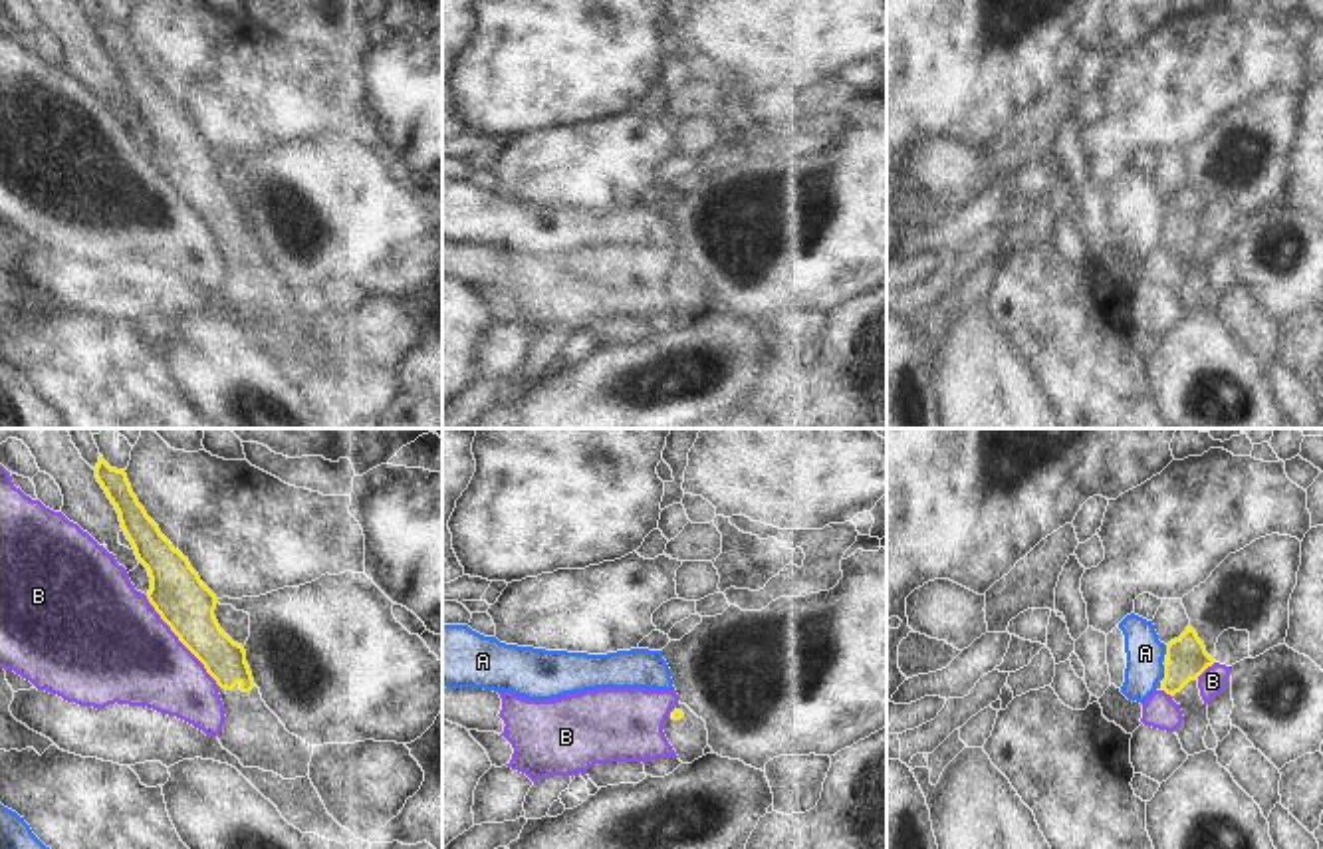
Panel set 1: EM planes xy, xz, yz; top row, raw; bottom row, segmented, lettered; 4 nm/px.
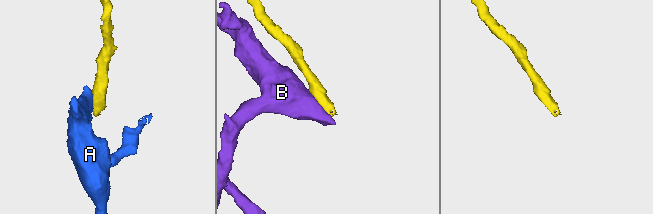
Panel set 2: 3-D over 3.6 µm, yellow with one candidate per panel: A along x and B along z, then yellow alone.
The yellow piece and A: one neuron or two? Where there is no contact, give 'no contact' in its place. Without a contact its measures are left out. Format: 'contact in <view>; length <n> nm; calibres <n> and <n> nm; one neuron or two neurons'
contact in yz; length 70 nm; calibres 170 and 150 nm; two neurons

